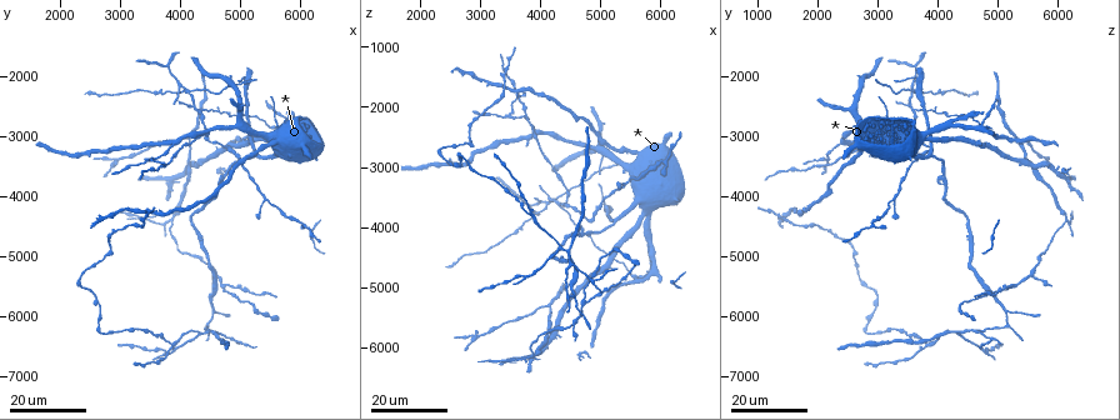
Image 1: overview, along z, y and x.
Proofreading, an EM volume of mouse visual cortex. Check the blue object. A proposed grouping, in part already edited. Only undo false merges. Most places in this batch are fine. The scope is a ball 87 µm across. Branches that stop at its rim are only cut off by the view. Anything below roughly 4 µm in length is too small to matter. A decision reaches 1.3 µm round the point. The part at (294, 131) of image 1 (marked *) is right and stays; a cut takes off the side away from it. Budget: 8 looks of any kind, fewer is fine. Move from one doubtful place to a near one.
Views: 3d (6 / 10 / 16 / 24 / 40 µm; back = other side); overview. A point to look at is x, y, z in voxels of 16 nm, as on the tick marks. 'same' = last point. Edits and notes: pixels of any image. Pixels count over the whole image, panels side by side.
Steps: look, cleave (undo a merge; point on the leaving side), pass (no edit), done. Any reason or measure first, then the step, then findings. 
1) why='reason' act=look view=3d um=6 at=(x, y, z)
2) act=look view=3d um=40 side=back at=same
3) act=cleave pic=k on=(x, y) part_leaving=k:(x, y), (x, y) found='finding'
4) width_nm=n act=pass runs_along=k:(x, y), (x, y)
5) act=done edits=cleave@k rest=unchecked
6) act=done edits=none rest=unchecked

act=look view=3d um=16 at=(4550, 5350, 5550)

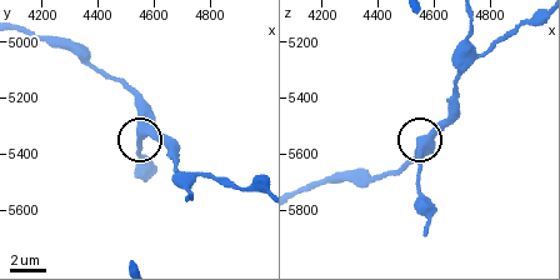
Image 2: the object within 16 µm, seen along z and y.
act=look view=3d um=6 at=(4550, 5350, 5580)

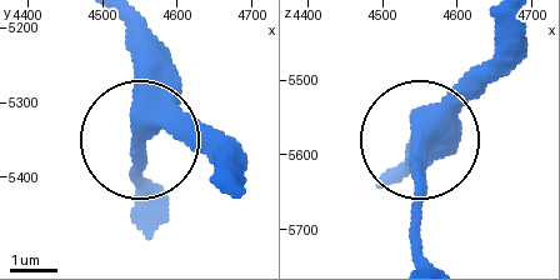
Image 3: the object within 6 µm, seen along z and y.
side_arm_um=5 act=pass runs_along=3:(398, 166), (421, 143), (421, 246) found='all the same cell'

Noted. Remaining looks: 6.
why='three arms meet' act=look view=3d um=16 at=(3850, 4400, 6100)

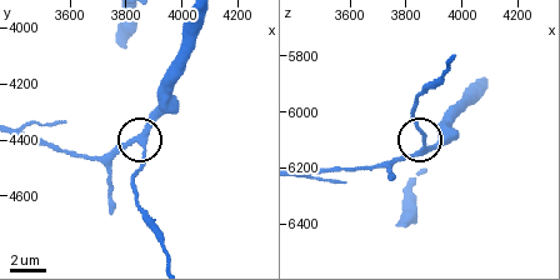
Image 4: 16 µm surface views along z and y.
why='zoom in' act=look view=3d um=10 at=(3860, 4410, 6130)

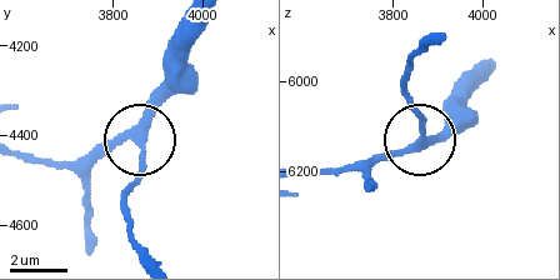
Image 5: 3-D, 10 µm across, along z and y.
side_arm_um=16 act=pass runs_along=5:(204, 24), (181, 66), (151, 103), (146, 131), (65, 165) found='continuous, no second cell'

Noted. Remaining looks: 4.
why='two arms in line, one across' act=look view=3d um=16 at=(4200, 2500, 3550)

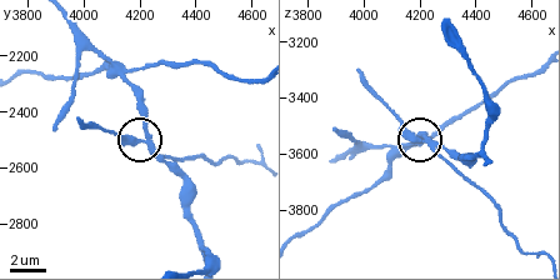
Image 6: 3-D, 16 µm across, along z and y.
act=look view=3d um=10 at=(4220, 2480, 3550)

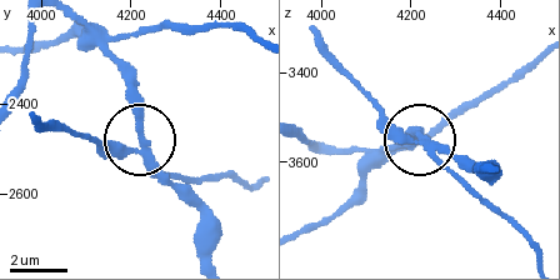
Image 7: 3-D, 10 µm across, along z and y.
arms=3 act=cleave pic=7 on=(108, 155) part_leaving=7:(148, 165), (258, 186) found='a second cell is stuck on'

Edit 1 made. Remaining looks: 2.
act=look view=3d um=16 at=(3500, 3400, 2150)

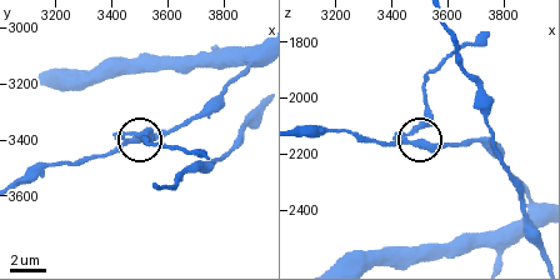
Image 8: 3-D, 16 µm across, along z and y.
act=look view=3d um=6 at=(3460, 3380, 2120)

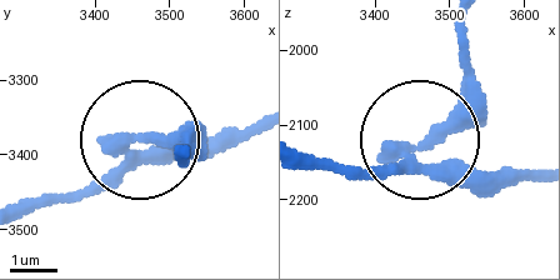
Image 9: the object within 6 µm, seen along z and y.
side_arm_um=12 act=pass runs_along=9:(530, 169), (470, 169), (423, 141), (386, 165), (343, 169) found='continuous, no second cell'

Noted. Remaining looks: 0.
act=done edits=cleave@7 rest=unchecked

